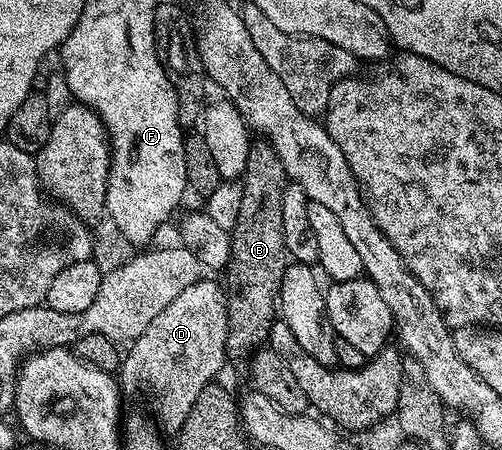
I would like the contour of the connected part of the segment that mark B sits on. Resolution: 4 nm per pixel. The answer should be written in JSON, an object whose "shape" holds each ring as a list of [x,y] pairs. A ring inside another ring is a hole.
{"shape":[[[255,139],[248,150],[246,170],[240,177],[240,212],[230,232],[230,261],[224,269],[226,347],[233,355],[235,352],[245,357],[253,353],[269,337],[270,326],[276,319],[276,297],[288,265],[280,226],[280,198],[284,198],[287,183],[276,150],[268,141]]]}

